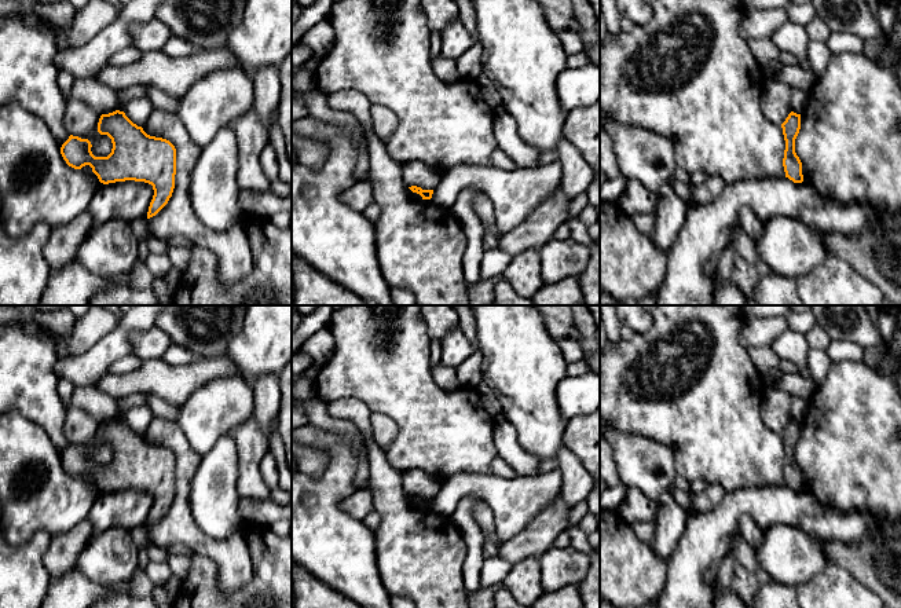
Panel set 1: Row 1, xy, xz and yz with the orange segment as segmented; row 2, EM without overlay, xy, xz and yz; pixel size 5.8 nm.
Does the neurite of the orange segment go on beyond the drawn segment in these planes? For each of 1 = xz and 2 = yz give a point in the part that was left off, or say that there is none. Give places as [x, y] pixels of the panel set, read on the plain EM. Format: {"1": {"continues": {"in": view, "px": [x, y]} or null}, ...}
{"1": {"continues": null}, "2": {"continues": null}}

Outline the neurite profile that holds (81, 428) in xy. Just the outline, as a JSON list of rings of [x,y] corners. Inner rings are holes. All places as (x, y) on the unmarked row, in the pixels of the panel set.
[[[69,409],[66,413],[65,436],[73,444],[88,447],[95,465],[107,465],[113,451],[107,443],[98,440],[100,422],[94,415],[81,409]]]

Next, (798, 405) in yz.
[[[791,396],[791,415],[796,422],[802,422],[806,413],[807,400],[799,396]]]

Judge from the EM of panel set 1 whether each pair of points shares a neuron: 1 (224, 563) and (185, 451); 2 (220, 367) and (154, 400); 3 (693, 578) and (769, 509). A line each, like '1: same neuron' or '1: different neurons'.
1: same neuron
2: different neurons
3: same neuron

